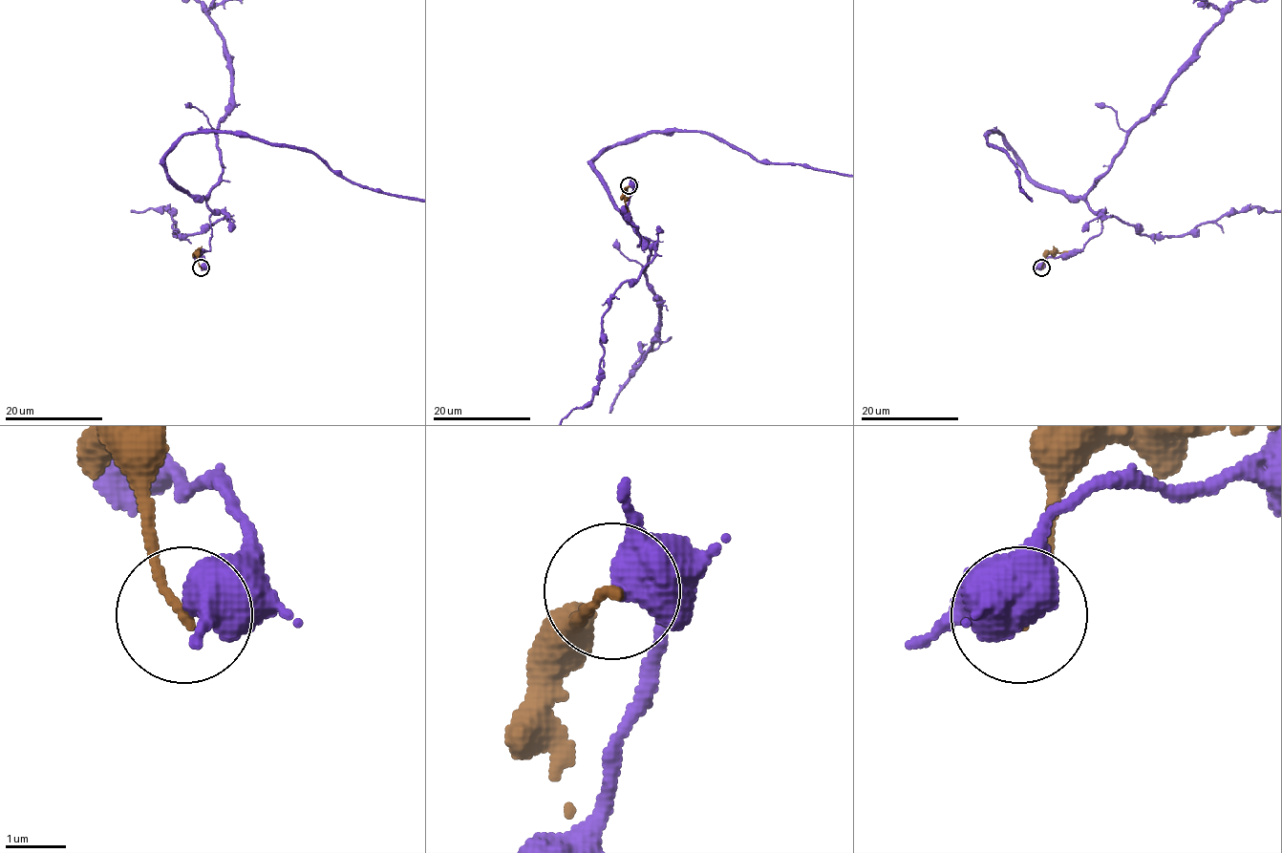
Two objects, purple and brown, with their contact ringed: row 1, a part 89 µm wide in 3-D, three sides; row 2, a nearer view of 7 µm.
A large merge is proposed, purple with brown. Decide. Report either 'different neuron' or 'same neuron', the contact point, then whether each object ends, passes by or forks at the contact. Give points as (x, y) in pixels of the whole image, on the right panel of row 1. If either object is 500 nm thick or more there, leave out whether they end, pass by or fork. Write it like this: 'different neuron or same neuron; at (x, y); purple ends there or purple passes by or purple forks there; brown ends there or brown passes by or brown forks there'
different neuron; at (1041, 267)

